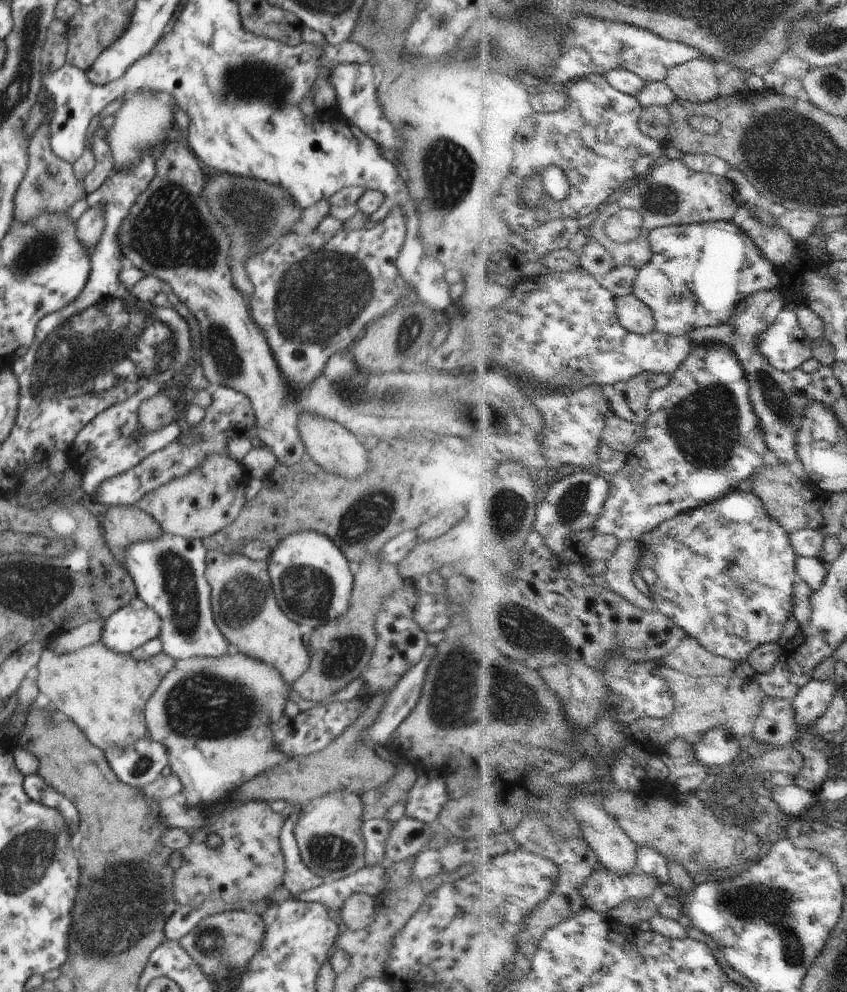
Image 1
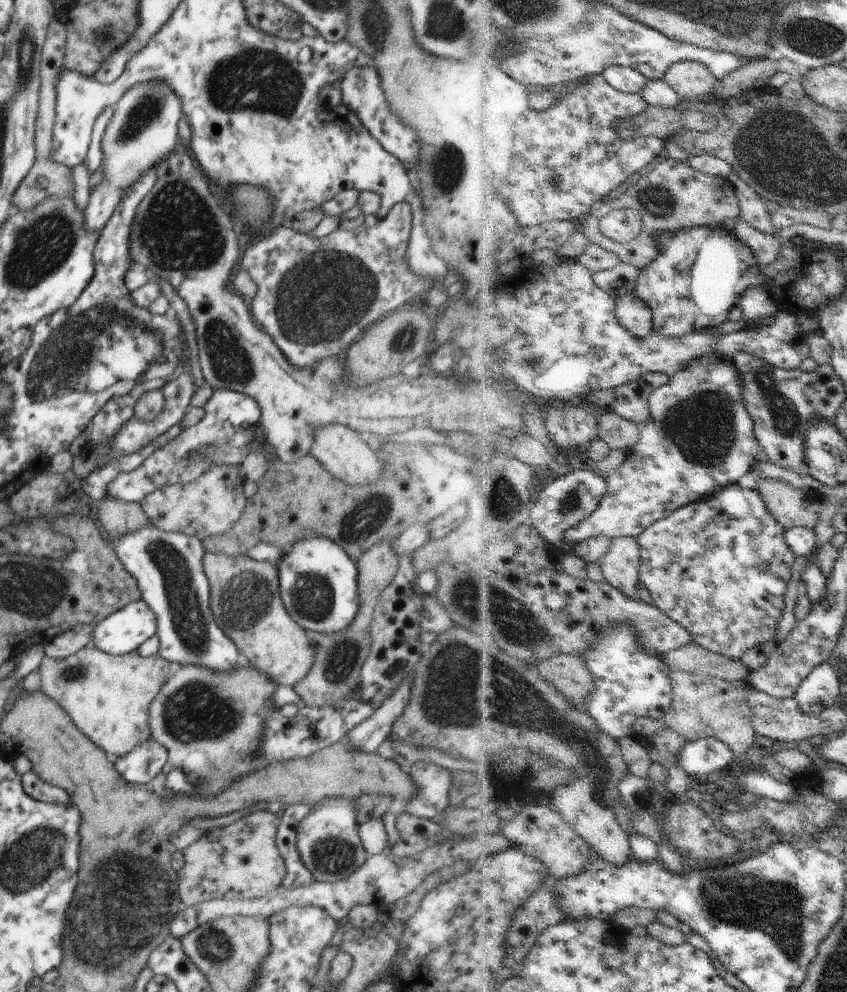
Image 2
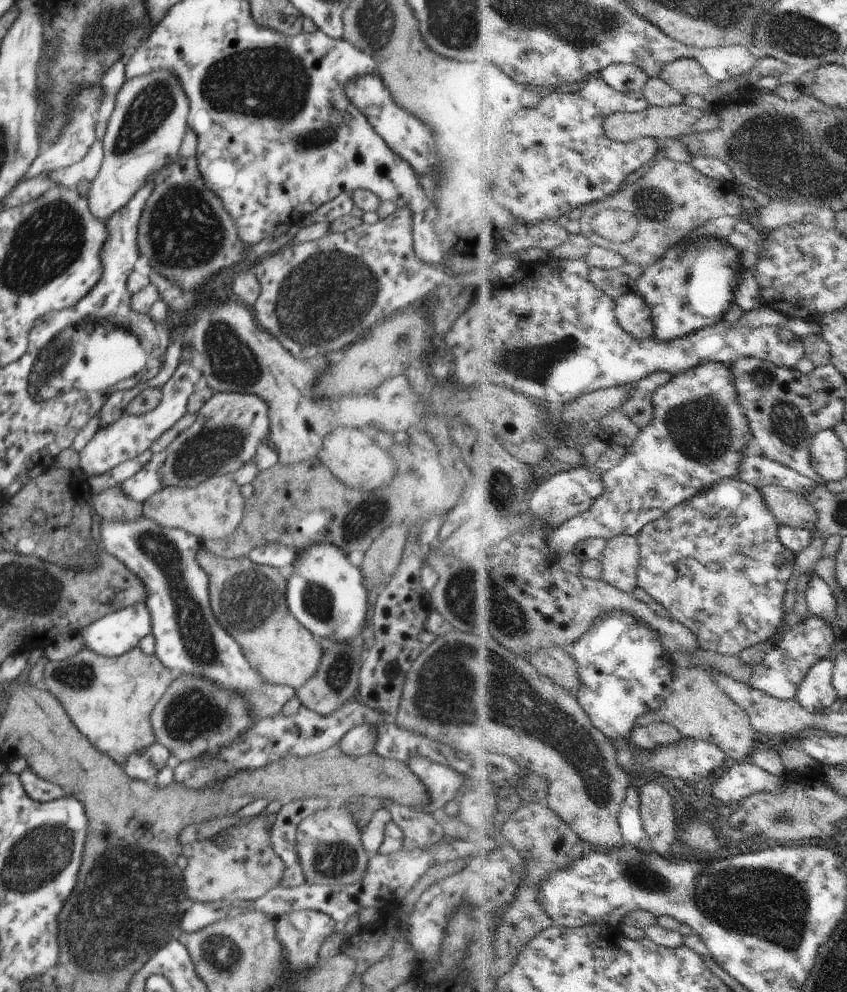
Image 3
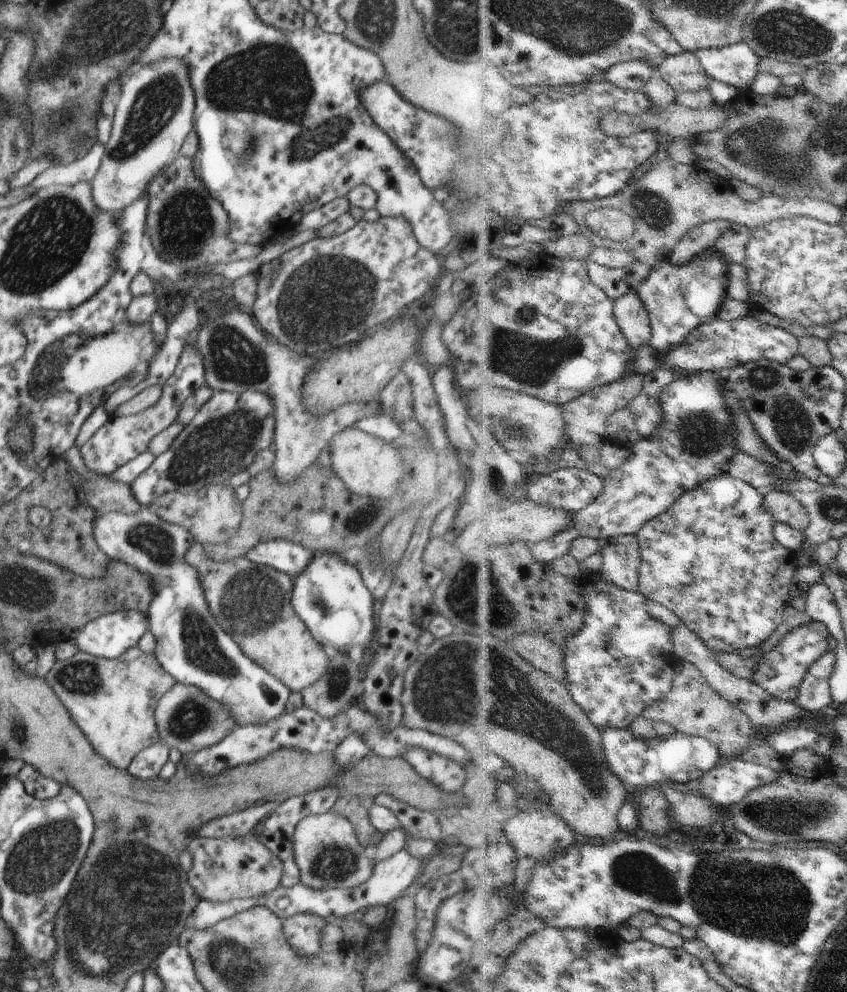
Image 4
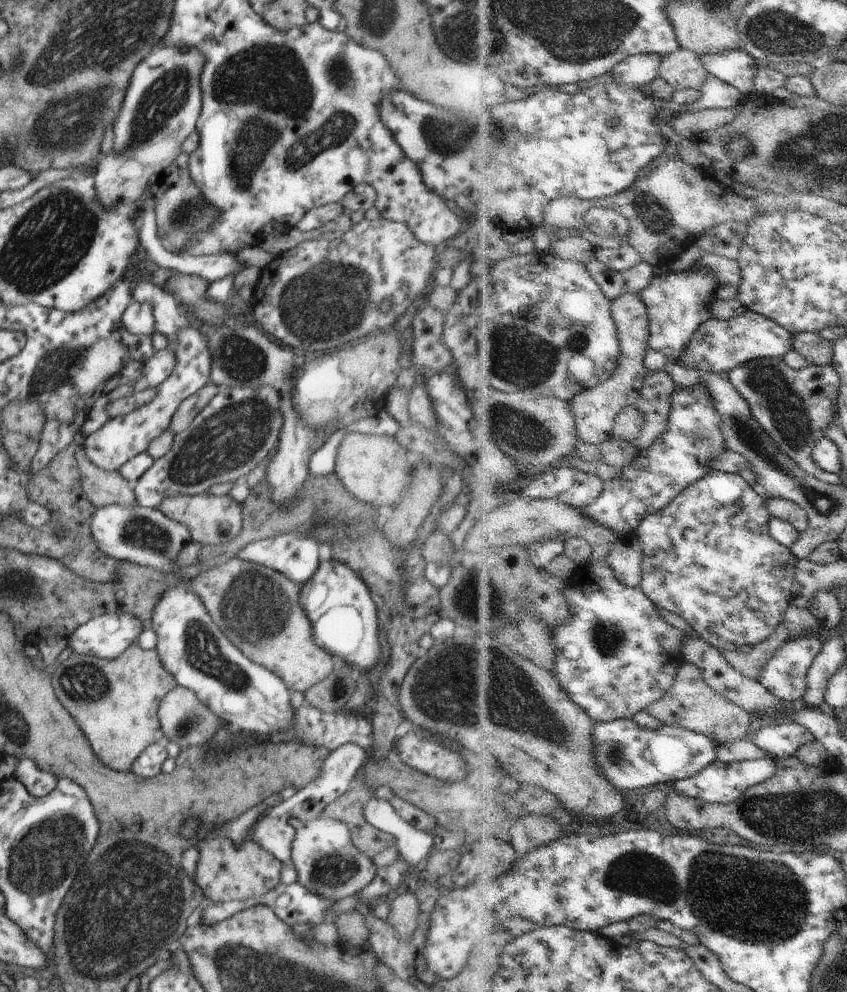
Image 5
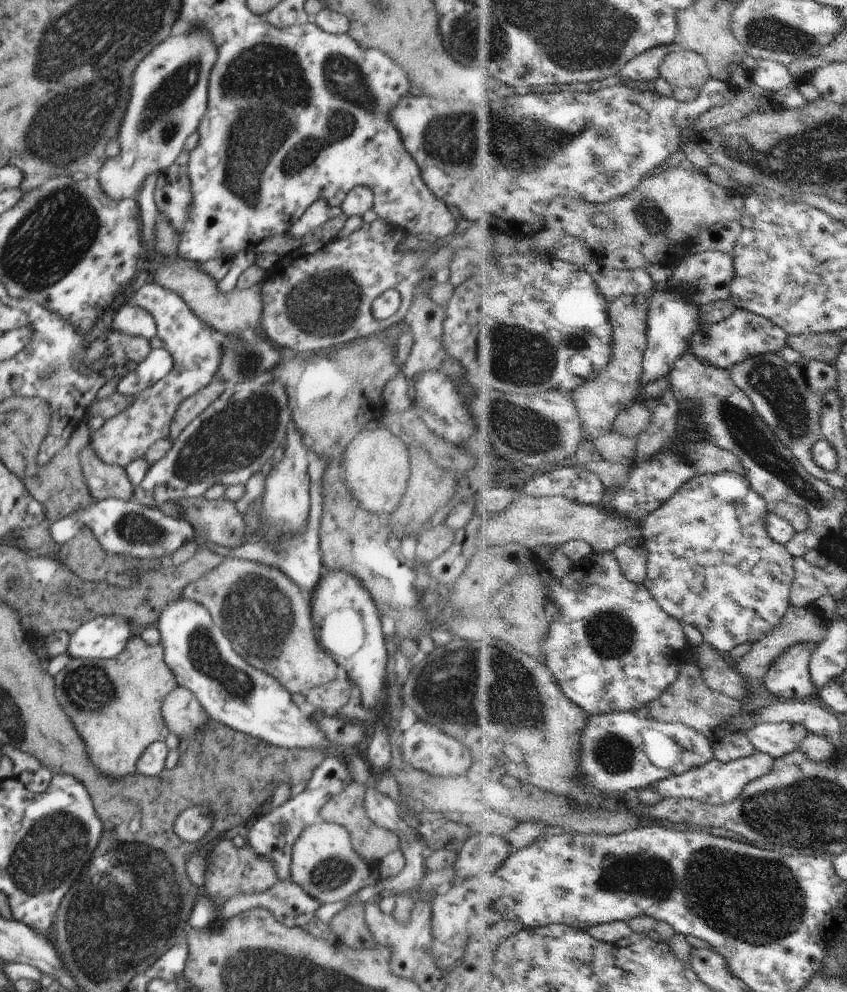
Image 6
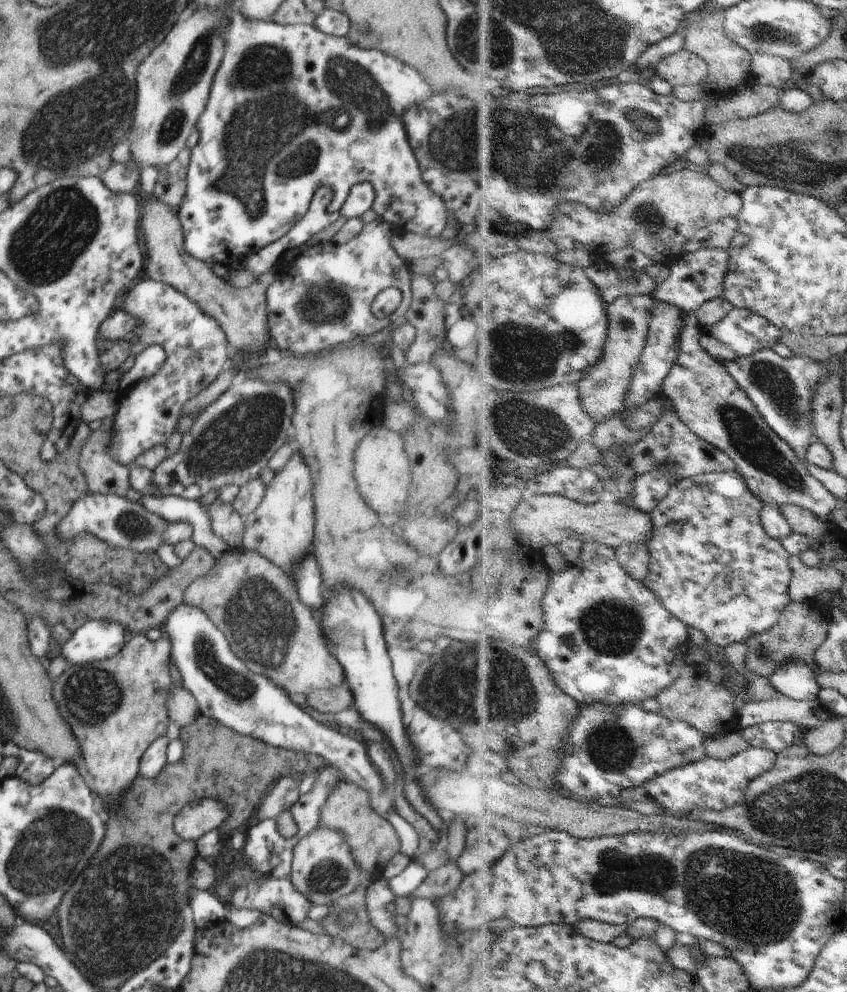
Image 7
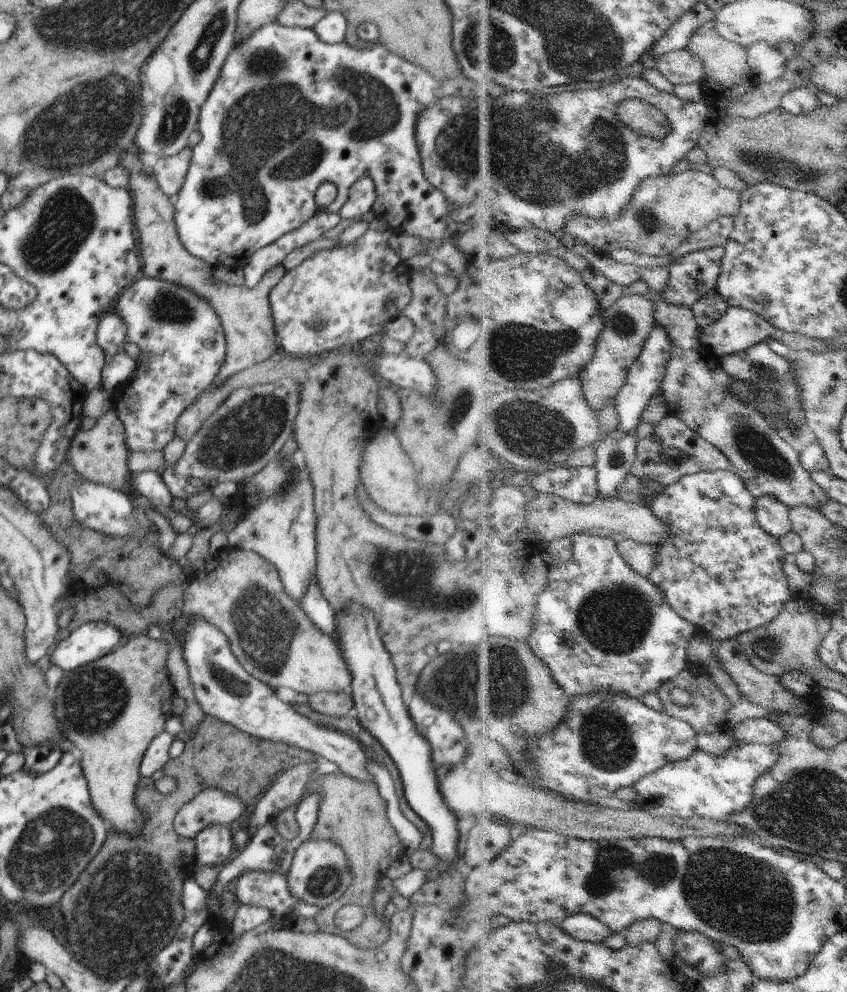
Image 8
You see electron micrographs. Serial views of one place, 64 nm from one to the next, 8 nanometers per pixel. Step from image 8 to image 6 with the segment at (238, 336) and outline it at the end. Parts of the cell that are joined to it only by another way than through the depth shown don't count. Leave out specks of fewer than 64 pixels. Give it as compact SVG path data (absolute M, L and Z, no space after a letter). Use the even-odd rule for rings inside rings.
M159 212L157 219L156 245L157 250L166 254L168 258L174 258L173 264L164 264L156 259L159 269L154 274L153 282L176 293L191 309L191 312L200 320L204 321L220 335L253 335L254 329L260 327L262 301L260 289L263 284L262 278L253 287L247 289L232 289L227 293L217 290L217 282L209 275L199 270L191 261L179 256L177 244L179 236L175 227ZM216 377L202 390L198 390L182 401L178 410L174 413L172 424L170 424L168 441L173 443L184 428L224 392L226 386L227 383L224 380Z

